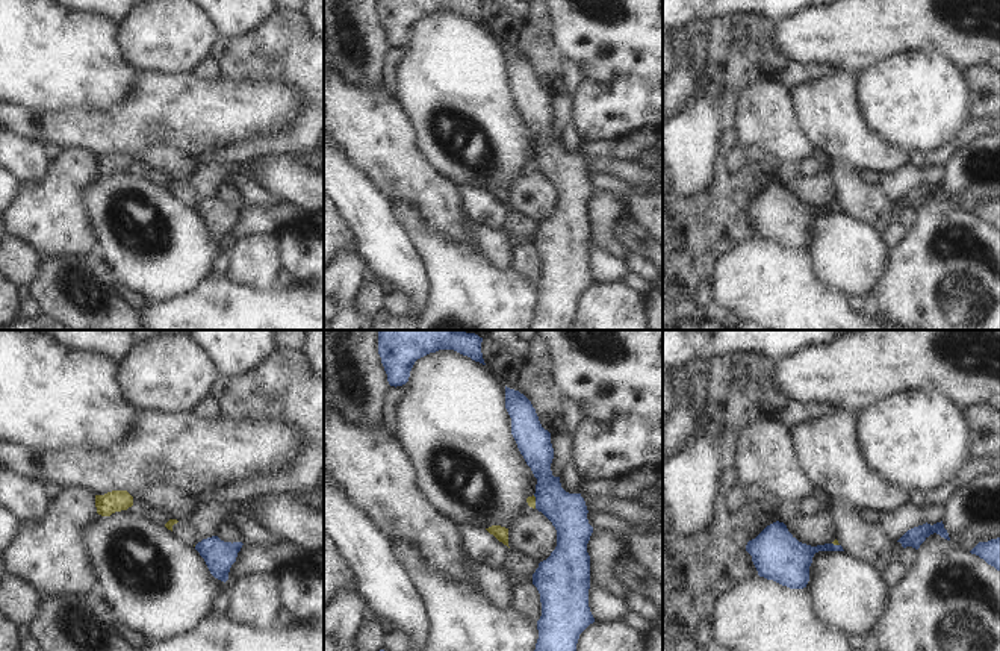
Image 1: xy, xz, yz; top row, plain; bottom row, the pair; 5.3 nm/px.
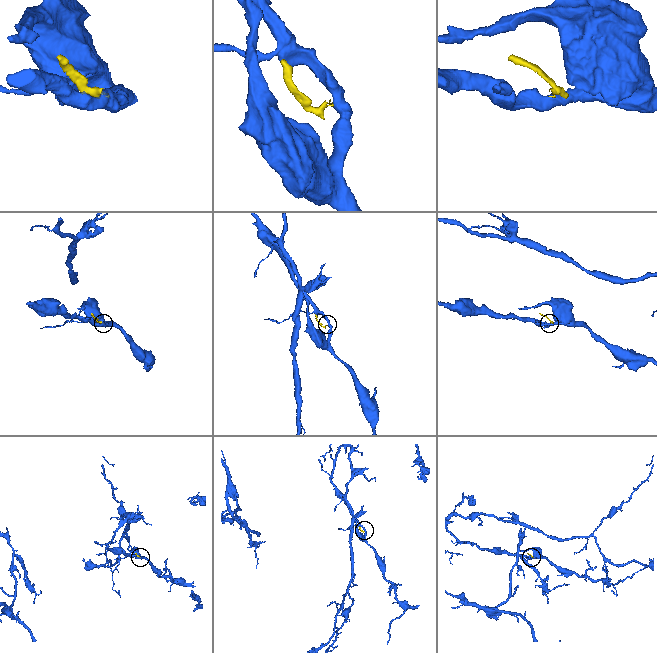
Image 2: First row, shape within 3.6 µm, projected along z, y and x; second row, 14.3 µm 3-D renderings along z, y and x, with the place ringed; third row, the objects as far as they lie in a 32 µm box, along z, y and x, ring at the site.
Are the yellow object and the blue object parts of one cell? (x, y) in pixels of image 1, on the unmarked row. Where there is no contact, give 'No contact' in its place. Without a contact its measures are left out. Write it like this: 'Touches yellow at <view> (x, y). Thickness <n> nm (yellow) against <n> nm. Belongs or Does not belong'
Touches yellow at xz (534, 162). Thickness 50 nm (yellow) against 200 nm. Does not belong

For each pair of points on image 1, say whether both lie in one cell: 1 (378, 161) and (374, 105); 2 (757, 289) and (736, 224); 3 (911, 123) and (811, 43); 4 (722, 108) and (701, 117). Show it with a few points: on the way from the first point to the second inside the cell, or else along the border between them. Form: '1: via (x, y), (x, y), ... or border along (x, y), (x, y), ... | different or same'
1: via (378, 147), (374, 118) | same
2: border along (758, 236), (734, 244), (719, 258), (716, 265) | different
3: border along (888, 58), (855, 74) | different
4: border along (701, 87), (710, 96), (723, 129), (720, 144) | different

